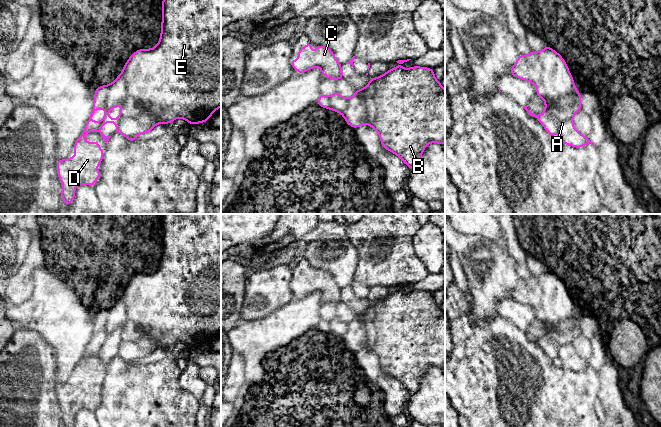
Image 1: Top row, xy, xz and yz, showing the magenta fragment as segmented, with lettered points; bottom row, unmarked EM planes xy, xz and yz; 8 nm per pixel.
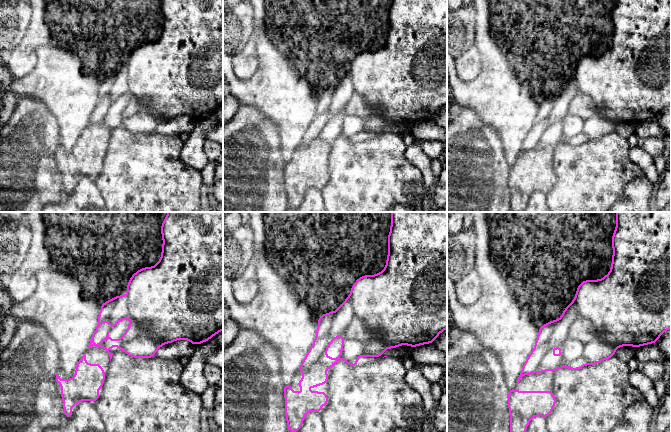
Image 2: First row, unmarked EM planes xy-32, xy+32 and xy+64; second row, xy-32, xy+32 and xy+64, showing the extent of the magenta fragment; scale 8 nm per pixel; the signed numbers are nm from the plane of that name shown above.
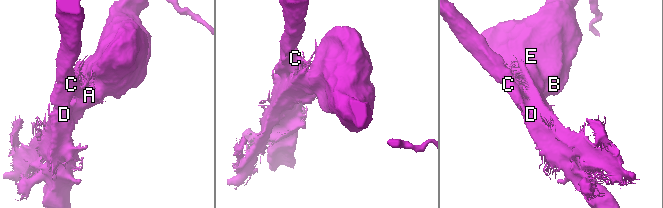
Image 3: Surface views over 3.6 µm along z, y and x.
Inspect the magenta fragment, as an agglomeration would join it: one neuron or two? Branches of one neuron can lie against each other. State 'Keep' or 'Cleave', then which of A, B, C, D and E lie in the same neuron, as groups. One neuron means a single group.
Cleave. Groups: A C D / B E

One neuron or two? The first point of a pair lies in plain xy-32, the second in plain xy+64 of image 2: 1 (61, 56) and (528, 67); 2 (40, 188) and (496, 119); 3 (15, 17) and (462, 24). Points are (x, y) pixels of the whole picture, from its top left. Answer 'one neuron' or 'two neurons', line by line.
1: two neurons
2: two neurons
3: one neuron

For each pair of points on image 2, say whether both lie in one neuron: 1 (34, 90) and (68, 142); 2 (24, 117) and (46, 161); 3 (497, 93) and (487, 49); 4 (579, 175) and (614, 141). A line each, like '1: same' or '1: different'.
1: same
2: same
3: same
4: same

